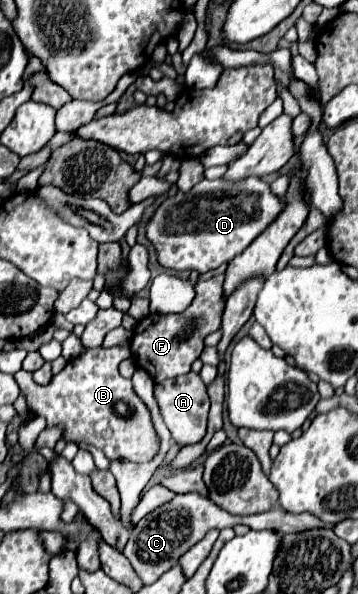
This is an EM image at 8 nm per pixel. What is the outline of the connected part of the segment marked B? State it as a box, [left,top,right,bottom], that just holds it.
[16,347,160,463]

